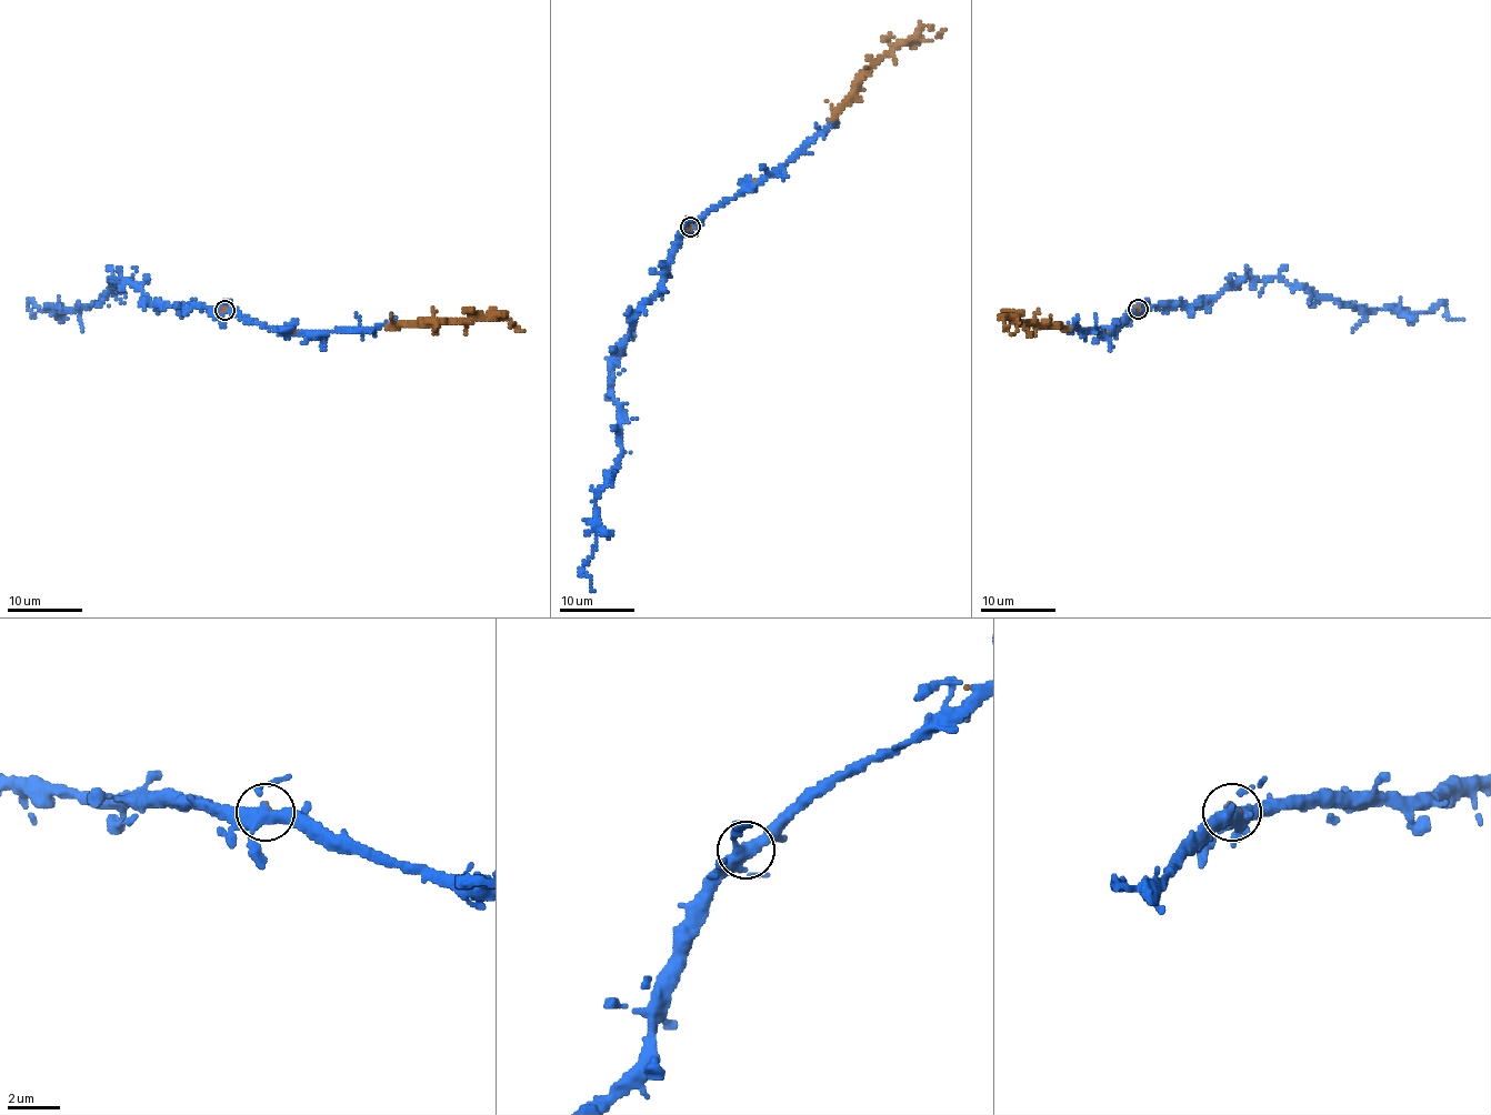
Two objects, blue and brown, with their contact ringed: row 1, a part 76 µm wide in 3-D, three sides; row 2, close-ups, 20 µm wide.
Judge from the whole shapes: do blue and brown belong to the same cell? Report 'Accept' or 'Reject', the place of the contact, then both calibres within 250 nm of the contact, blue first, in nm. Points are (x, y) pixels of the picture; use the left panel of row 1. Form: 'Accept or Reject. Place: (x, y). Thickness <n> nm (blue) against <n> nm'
Accept. Place: (224, 310). Thickness 400 nm (blue) against 150 nm

